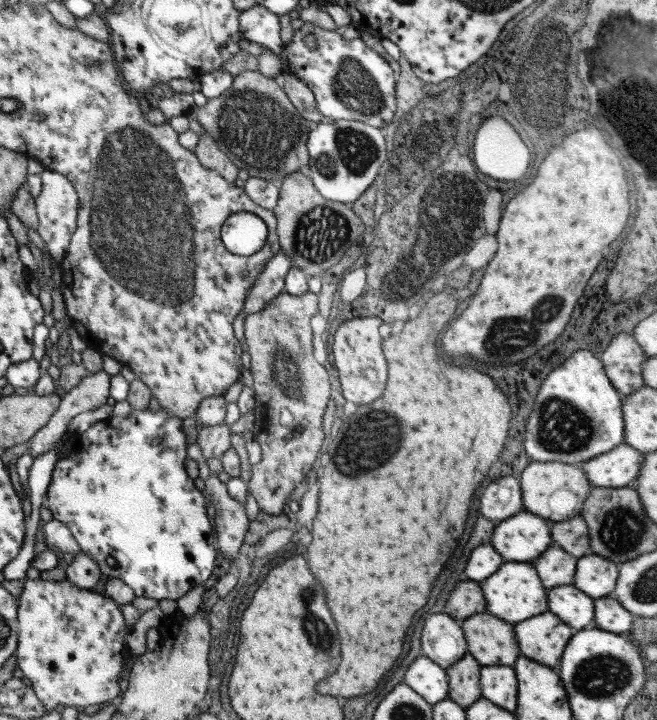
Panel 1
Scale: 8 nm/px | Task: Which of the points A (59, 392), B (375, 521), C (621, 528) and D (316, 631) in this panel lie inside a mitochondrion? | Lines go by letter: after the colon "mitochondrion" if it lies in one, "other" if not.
A: other
B: other
C: mitochondrion
D: mitochondrion

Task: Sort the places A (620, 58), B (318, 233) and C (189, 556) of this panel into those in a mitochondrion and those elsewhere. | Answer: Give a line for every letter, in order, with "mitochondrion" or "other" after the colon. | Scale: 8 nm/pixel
A: mitochondrion
B: mitochondrion
C: other

